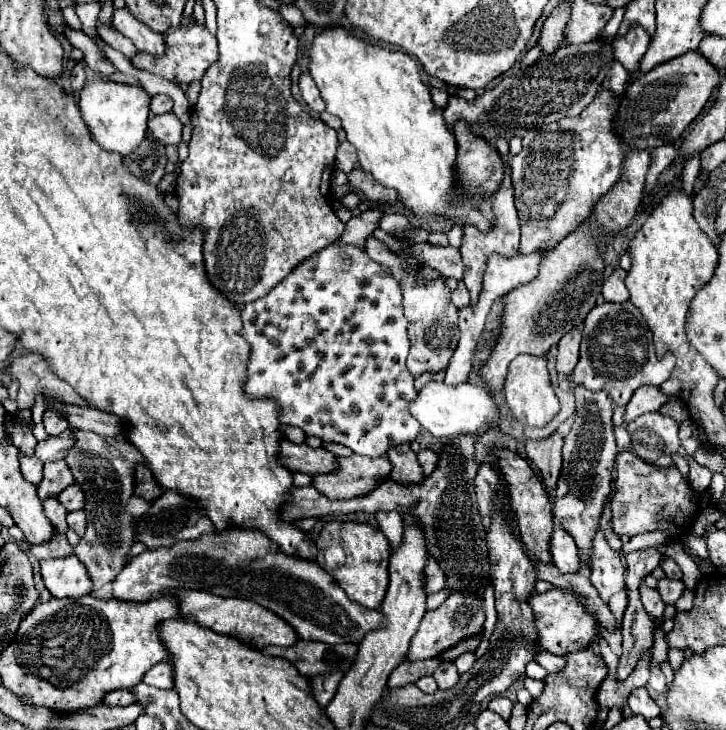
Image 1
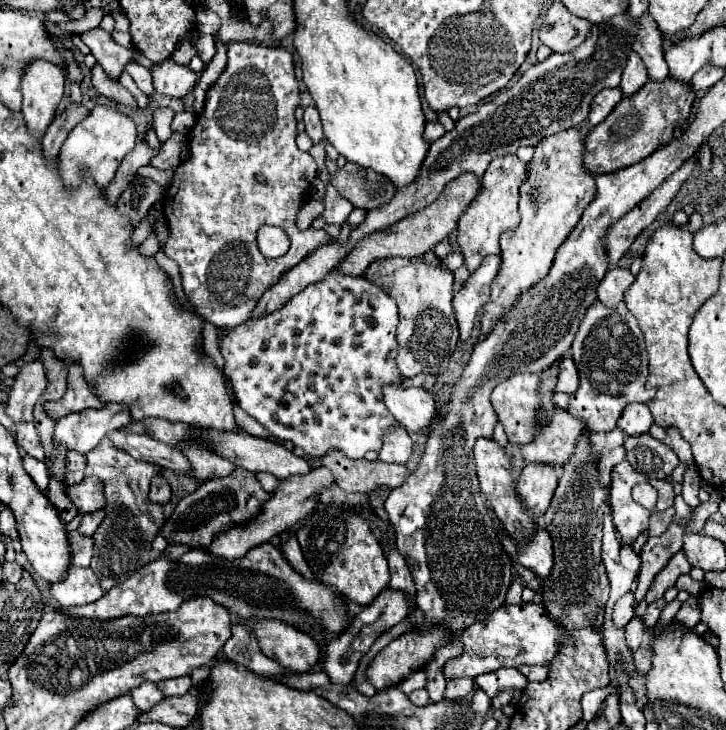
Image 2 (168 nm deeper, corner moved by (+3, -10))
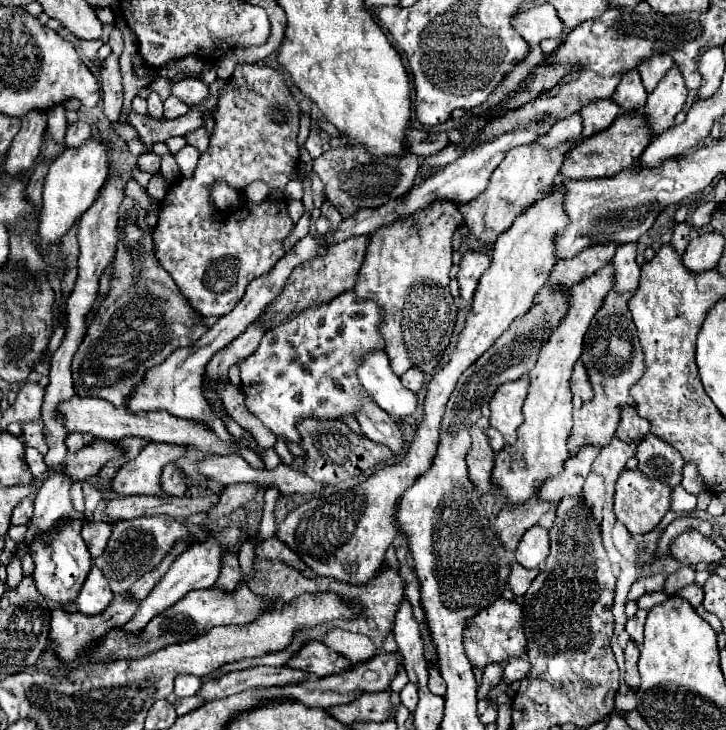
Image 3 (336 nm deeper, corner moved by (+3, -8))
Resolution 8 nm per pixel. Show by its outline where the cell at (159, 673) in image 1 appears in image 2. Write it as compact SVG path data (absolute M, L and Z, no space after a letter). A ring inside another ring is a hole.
M178 676L178 678L162 680L156 686L164 696L182 696L192 688L192 680L190 680L190 676Z

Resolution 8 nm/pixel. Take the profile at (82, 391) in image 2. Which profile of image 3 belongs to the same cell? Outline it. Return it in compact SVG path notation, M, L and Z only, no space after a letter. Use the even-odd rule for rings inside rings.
M124 198L118 218L120 218L118 246L116 246L110 290L88 326L88 332L78 348L78 354L74 356L72 370L74 370L74 388L78 396L102 398L112 402L114 406L124 406L150 368L162 364L174 350L182 346L192 346L208 330L208 326L202 322L202 316L194 312L190 302L182 296L172 276L158 264L154 256L152 232L144 220L146 212L134 200Z

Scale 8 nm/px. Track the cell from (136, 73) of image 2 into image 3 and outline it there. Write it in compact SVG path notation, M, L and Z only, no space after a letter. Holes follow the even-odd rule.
M148 88L150 90L150 96L148 96L148 116L150 118L154 118L154 120L164 120L164 114L162 114L162 100L160 100L160 96L152 90L152 88Z

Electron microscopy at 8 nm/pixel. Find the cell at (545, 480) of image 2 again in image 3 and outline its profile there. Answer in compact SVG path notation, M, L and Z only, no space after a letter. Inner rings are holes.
M534 496L526 506L518 506L518 510L500 510L496 516L496 534L504 548L514 552L524 532L538 524L546 510L550 510L550 506L540 502L538 496Z

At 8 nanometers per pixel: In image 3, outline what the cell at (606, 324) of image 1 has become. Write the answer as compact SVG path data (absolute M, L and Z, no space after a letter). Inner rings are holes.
M610 292L606 302L594 316L590 330L586 332L582 362L594 386L594 398L590 402L584 402L580 410L574 410L574 428L568 442L570 454L576 454L582 446L598 446L598 448L608 446L618 428L622 406L634 402L628 390L632 384L636 384L642 378L646 366L644 366L642 346L636 336L636 326L628 310L628 300L632 296L634 292L626 292L626 294Z

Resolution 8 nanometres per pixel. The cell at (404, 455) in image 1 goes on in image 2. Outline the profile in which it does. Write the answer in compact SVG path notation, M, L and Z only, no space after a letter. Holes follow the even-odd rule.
M400 426L394 428L394 432L390 432L390 436L386 436L382 450L378 452L378 458L382 462L396 462L396 464L406 464L412 452L412 440L408 436L408 432Z

